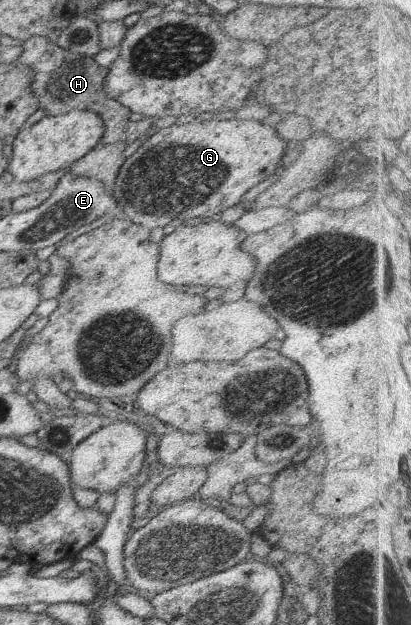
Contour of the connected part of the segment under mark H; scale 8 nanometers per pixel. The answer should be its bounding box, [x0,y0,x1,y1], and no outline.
[19,36,156,145]

